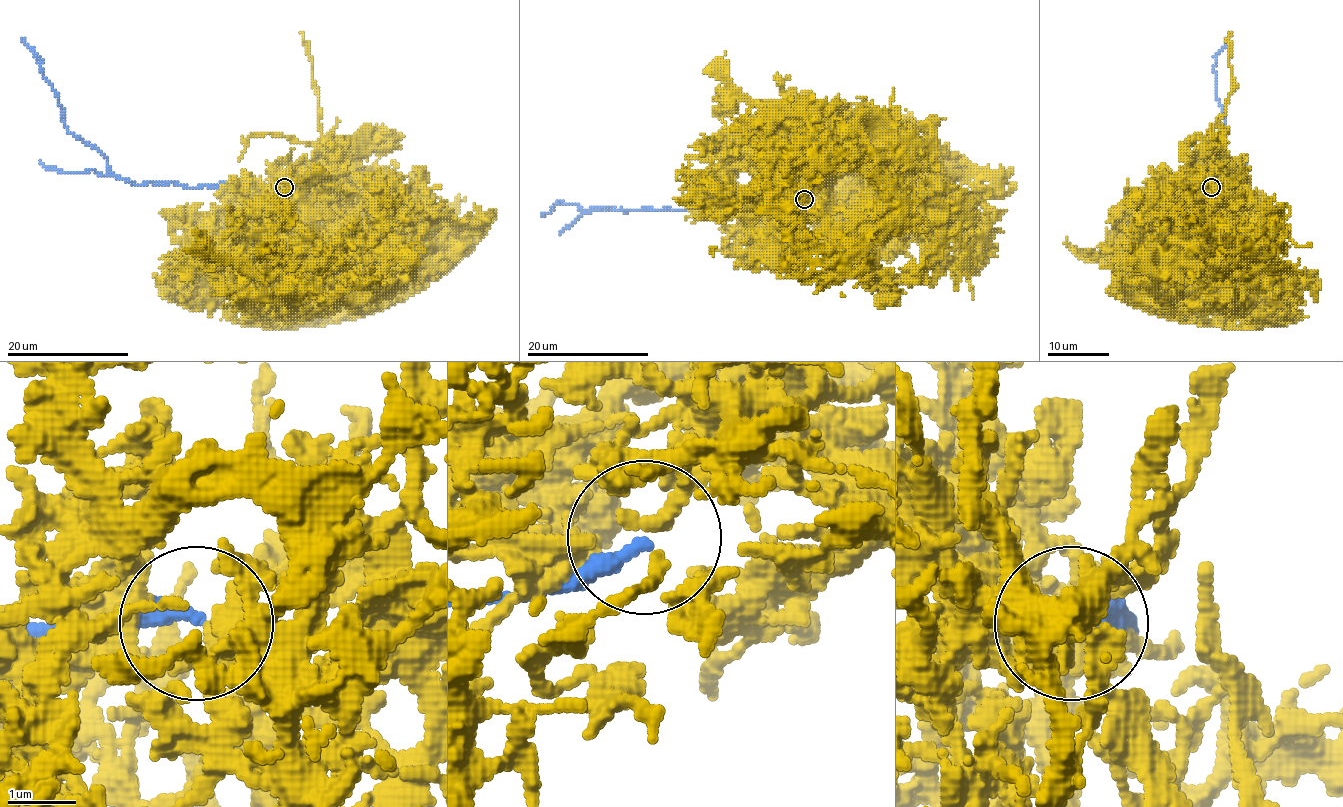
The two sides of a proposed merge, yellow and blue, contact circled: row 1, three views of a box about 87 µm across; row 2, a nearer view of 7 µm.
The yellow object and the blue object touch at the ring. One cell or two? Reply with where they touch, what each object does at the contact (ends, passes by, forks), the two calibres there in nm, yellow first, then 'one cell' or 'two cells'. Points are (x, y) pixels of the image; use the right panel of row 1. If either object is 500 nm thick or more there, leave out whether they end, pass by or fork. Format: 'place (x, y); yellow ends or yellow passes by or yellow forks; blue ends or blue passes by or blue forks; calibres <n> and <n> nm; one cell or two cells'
place (1211, 187); yellow ends; blue ends; calibres 280 and 240 nm; two cells

